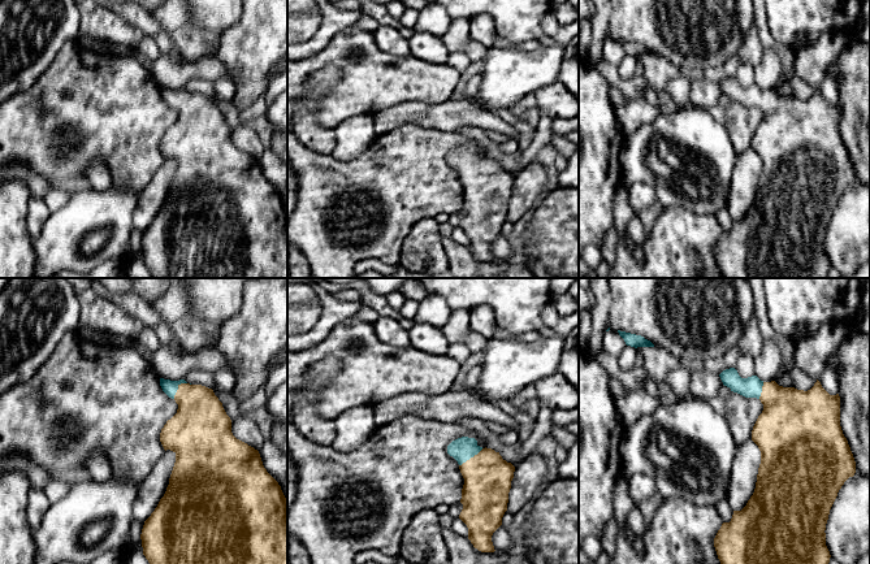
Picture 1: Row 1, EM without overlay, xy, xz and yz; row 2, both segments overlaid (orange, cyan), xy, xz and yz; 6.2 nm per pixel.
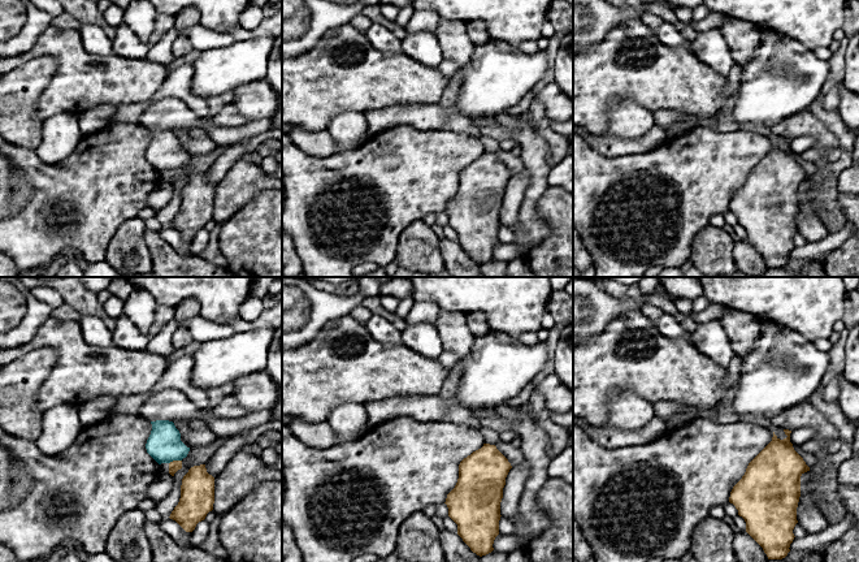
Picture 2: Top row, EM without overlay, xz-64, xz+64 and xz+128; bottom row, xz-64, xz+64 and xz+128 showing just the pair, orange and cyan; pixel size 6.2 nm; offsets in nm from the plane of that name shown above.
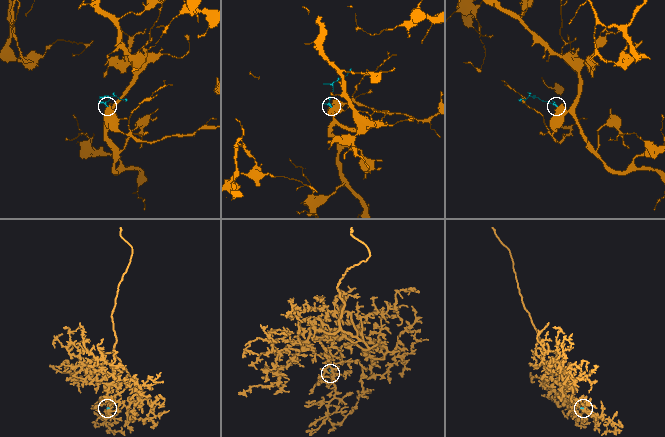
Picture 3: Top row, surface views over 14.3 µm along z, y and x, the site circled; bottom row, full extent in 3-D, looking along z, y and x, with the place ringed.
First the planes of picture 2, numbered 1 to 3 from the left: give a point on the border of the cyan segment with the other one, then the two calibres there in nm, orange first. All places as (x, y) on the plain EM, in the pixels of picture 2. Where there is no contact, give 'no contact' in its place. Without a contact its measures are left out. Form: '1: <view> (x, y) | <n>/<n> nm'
1: xz-64 (174, 169) | 70/220 nm
2: no contact
3: no contact

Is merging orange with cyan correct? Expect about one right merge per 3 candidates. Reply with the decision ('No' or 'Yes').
Yes

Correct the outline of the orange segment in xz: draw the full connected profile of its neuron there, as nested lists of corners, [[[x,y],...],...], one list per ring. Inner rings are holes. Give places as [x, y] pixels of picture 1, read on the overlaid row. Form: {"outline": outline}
{"outline": [[[462,437],[447,446],[464,478],[463,509],[459,519],[468,528],[468,539],[481,552],[494,552],[493,533],[502,525],[515,467],[499,452],[482,448],[475,438]]]}

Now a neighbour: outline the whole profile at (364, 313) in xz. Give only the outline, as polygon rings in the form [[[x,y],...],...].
[[[362,305],[354,314],[354,318],[369,324],[375,324],[378,317],[380,317],[378,313],[376,313],[372,308],[367,305]]]

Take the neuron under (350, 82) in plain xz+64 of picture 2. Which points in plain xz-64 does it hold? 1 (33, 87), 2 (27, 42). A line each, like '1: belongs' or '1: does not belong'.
1: does not belong
2: does not belong

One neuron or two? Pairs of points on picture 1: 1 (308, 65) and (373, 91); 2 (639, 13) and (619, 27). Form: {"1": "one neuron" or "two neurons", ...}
{"1": "one neuron", "2": "one neuron"}

